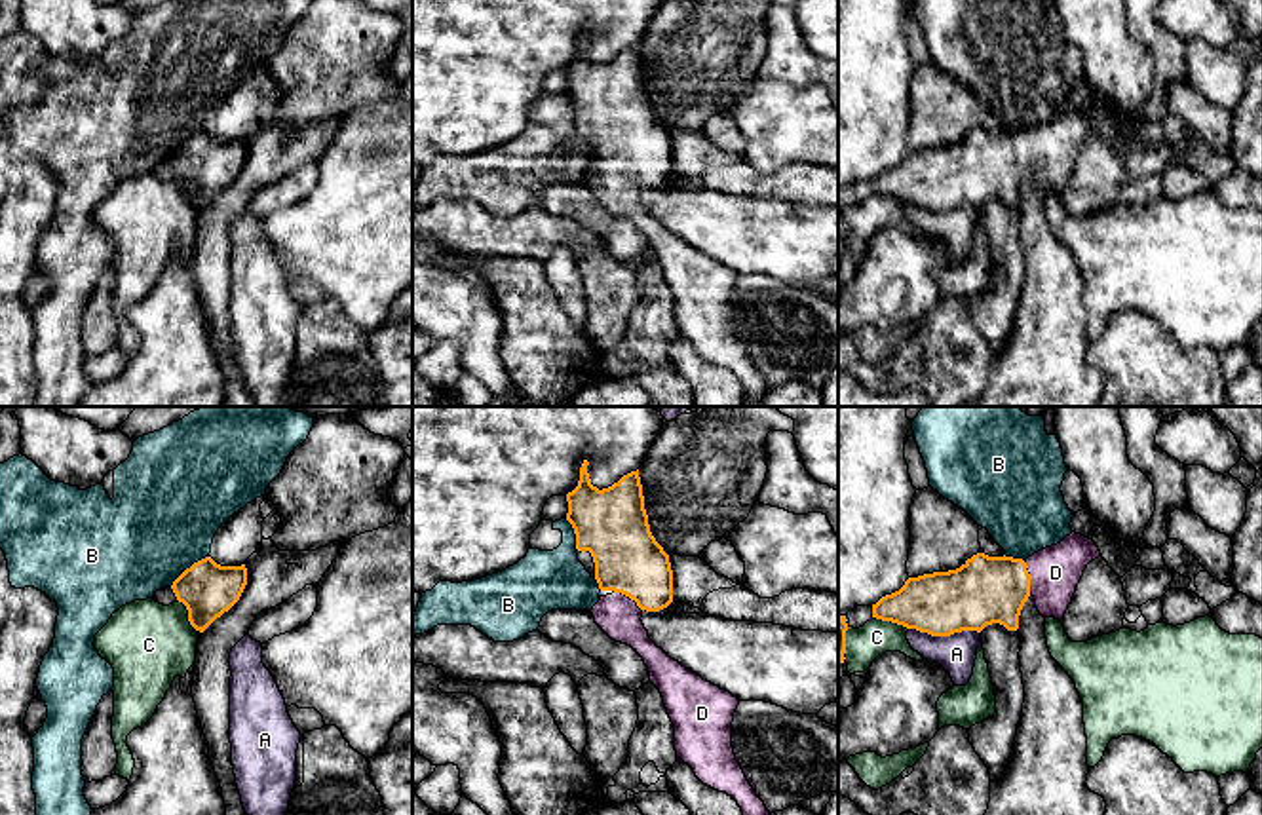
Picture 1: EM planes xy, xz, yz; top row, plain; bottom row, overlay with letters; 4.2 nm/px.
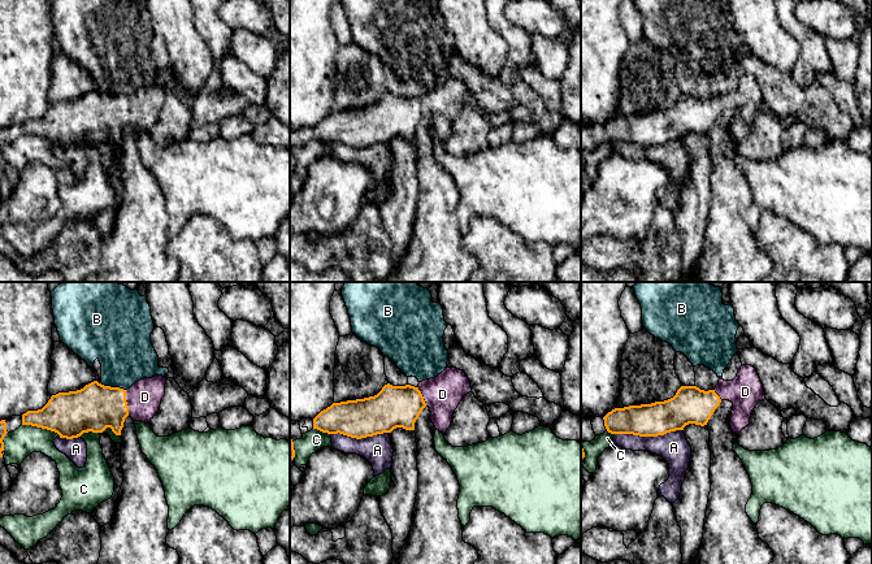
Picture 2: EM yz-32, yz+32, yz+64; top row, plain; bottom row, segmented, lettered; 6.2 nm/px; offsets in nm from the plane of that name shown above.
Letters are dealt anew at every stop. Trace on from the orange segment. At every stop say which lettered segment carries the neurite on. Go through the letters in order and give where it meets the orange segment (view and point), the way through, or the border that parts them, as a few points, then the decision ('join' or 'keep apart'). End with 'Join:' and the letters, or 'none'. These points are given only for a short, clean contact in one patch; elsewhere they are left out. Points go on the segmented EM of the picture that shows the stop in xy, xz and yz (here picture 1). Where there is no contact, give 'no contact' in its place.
A: yz (945, 635) | keep apart
B: xy (191, 567) | along xy (208, 555), (194, 561), (170, 586) | keep apart
C: yz (890, 620) | keep apart
D: yz (1029, 578) | across yz (987, 589), (1029, 578), (1055, 572) | join
Join: D

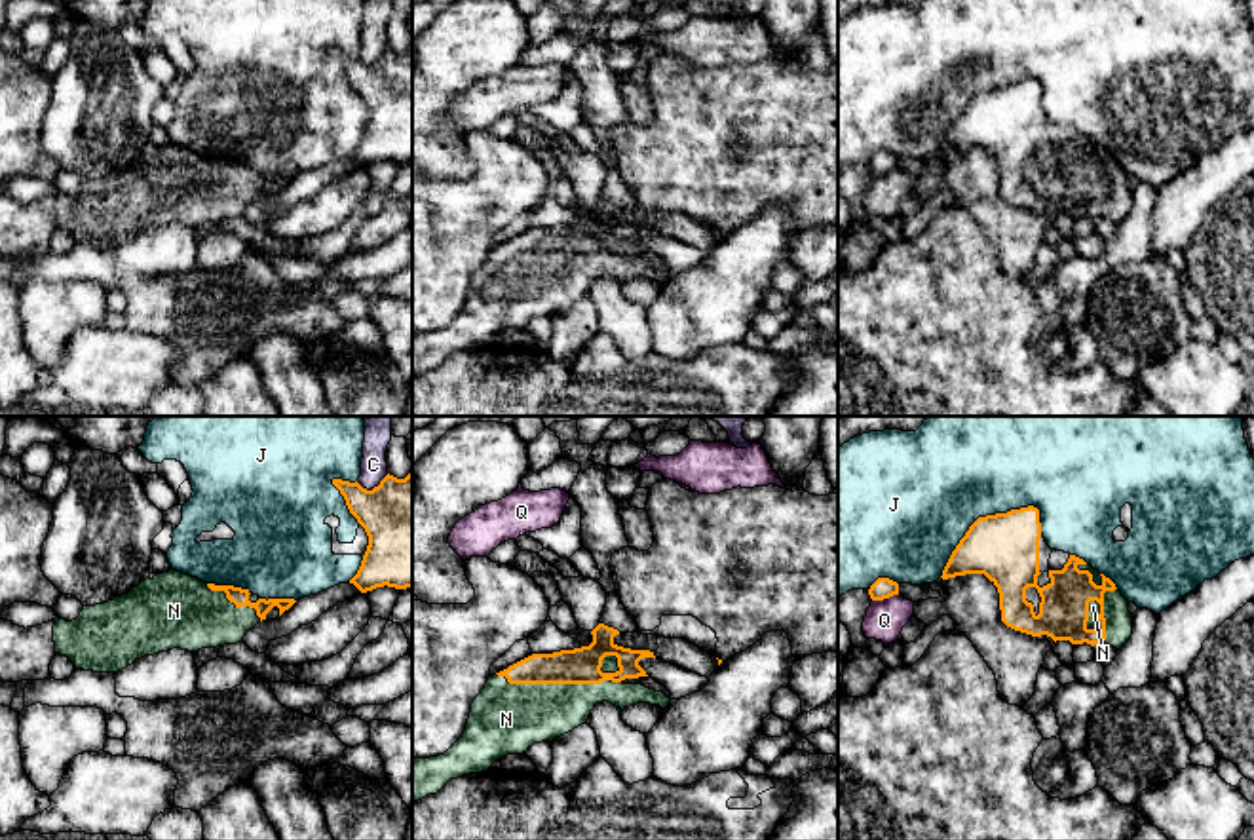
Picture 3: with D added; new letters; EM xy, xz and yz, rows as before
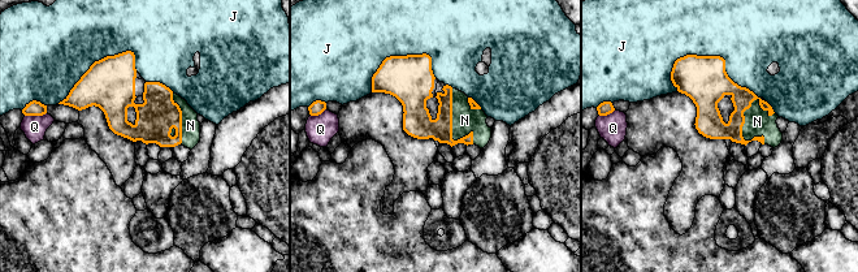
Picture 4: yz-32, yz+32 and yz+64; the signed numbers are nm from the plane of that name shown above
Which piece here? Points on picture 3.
C: xy (373, 489) | keep apart
J: yz (979, 517) | keep apart
N: yz (1102, 612) | join
Q: yz (884, 597) | keep apart
Join: N

